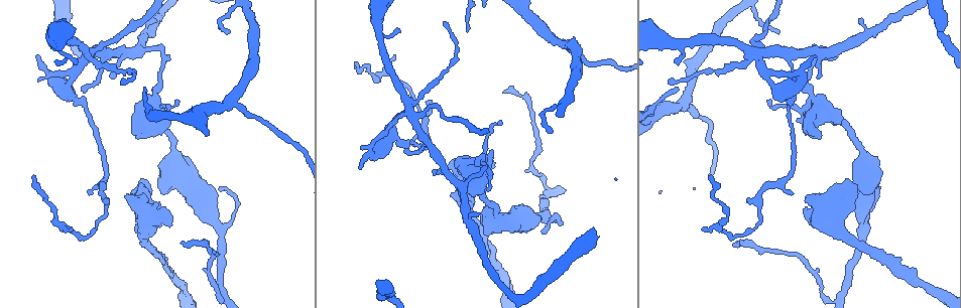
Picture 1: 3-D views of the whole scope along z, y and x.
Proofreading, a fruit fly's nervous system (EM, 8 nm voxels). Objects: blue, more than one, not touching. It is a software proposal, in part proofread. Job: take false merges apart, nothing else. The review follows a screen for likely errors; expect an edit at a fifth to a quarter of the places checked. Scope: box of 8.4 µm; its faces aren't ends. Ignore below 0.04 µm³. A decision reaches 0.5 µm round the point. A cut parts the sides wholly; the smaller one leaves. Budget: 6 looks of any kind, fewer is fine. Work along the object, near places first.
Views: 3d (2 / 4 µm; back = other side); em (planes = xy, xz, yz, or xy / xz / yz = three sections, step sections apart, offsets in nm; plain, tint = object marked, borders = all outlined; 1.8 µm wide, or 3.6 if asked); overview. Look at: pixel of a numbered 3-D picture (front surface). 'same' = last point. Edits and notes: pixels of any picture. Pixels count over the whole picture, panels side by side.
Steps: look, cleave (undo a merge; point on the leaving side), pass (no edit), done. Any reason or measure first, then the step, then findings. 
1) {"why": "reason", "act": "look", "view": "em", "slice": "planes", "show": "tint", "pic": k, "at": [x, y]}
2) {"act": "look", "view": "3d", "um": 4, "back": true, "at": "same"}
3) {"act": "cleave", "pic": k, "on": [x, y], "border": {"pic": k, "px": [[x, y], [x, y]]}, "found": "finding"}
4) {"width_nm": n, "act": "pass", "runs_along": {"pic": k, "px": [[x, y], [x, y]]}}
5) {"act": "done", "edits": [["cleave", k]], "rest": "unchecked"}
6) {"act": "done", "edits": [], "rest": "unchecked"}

{"why": "sharp bend", "act": "look", "view": "3d", "um": 4, "pic": 1, "at": [89, 57]}

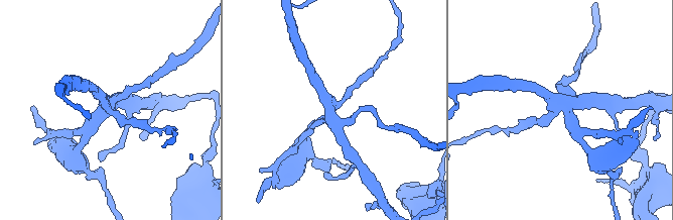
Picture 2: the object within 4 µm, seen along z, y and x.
{"why": "need the tissue", "act": "look", "view": "em", "um": 3.6, "slice": "planes", "show": "tint", "pic": 2, "at": [570, 105]}

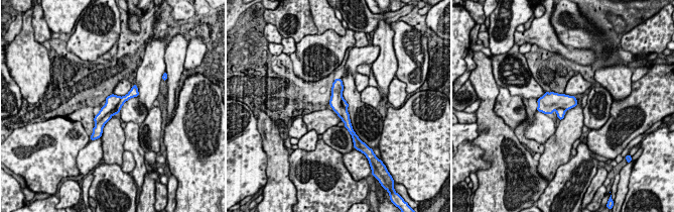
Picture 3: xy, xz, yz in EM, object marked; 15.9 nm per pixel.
{"act": "cleave", "pic": 3, "on": [108, 116], "border": {"pic": 3, "px": [[121, 97], [118, 104], [96, 124]]}, "found": "two neurons meet here"}

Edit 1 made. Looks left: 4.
{"why": "see it whole again", "act": "look", "view": "overview"}

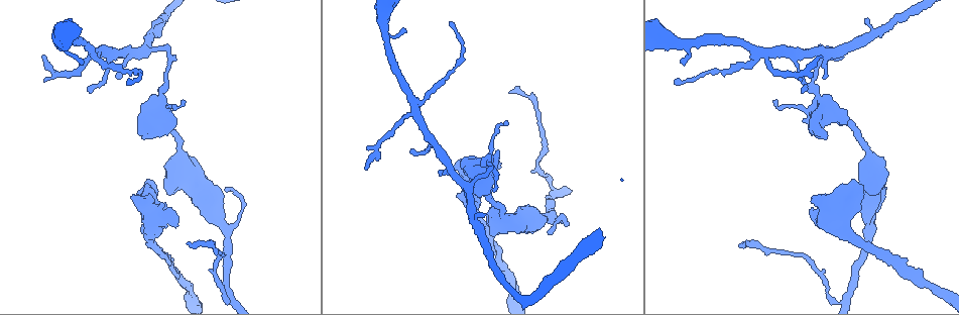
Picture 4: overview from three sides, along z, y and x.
{"why": "abrupt turn", "act": "look", "view": "em", "um": 3.6, "slice": "planes", "show": "plain", "pic": 4, "at": [150, 215]}

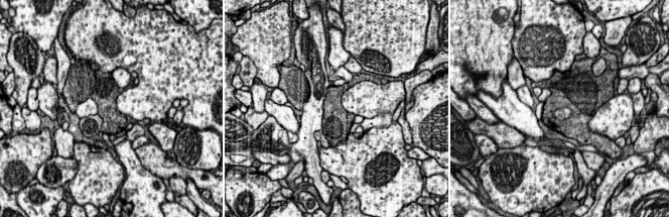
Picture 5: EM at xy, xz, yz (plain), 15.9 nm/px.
{"why": "where the object lies", "act": "look", "view": "em", "um": 3.6, "slice": "planes", "show": "tint", "at": "same"}

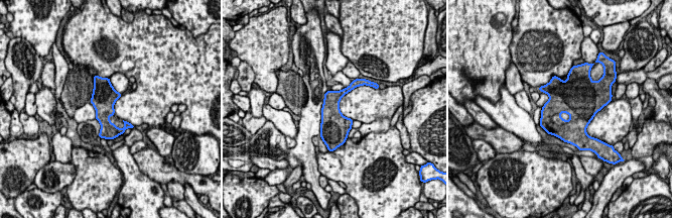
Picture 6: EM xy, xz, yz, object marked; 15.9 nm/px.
{"act": "pass", "found": "all the same neuron"}

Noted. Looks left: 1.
{"why": "thick turns thin", "act": "look", "view": "em", "slice": "planes", "show": "tint", "pic": 4, "at": [502, 210]}

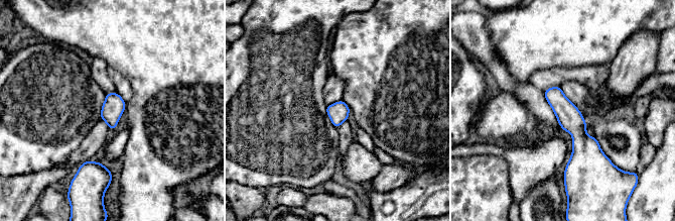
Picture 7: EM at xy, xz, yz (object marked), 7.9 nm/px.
{"act": "pass", "runs_along": {"pic": 7, "px": [[554, 89], [578, 132], [568, 172]]}, "found": "one neuron here"}

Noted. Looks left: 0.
{"act": "done", "edits": [["cleave", 3]], "rest": "unchecked"}

